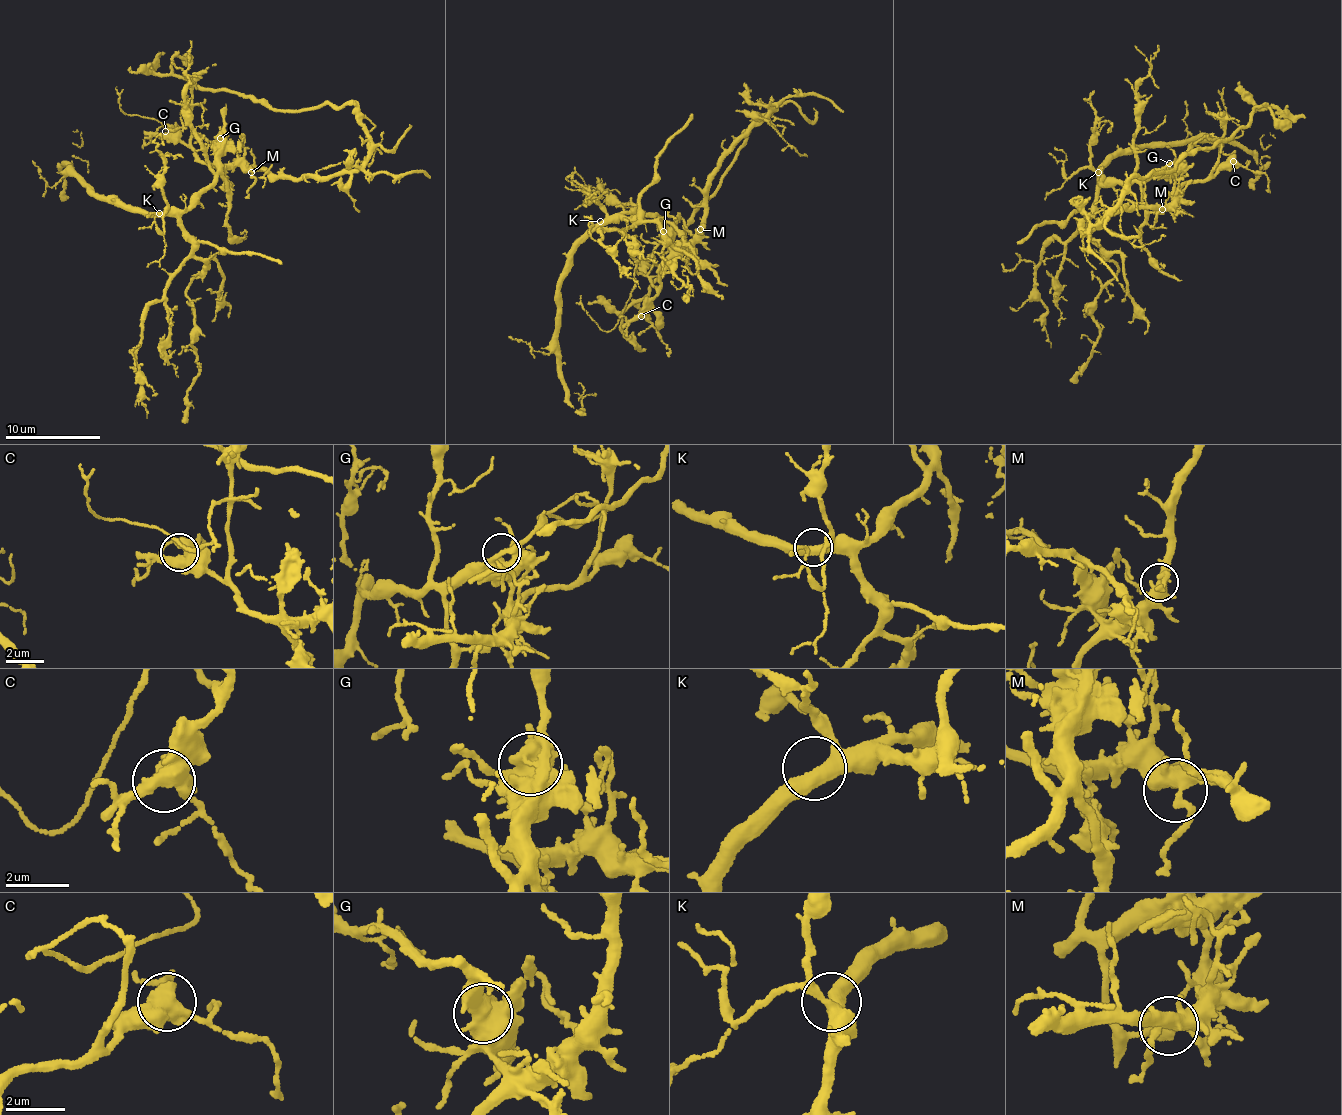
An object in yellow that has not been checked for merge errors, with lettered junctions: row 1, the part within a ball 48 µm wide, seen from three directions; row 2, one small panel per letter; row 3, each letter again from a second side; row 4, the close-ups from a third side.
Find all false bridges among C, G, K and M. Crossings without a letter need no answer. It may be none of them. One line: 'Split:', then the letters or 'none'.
Split: G

